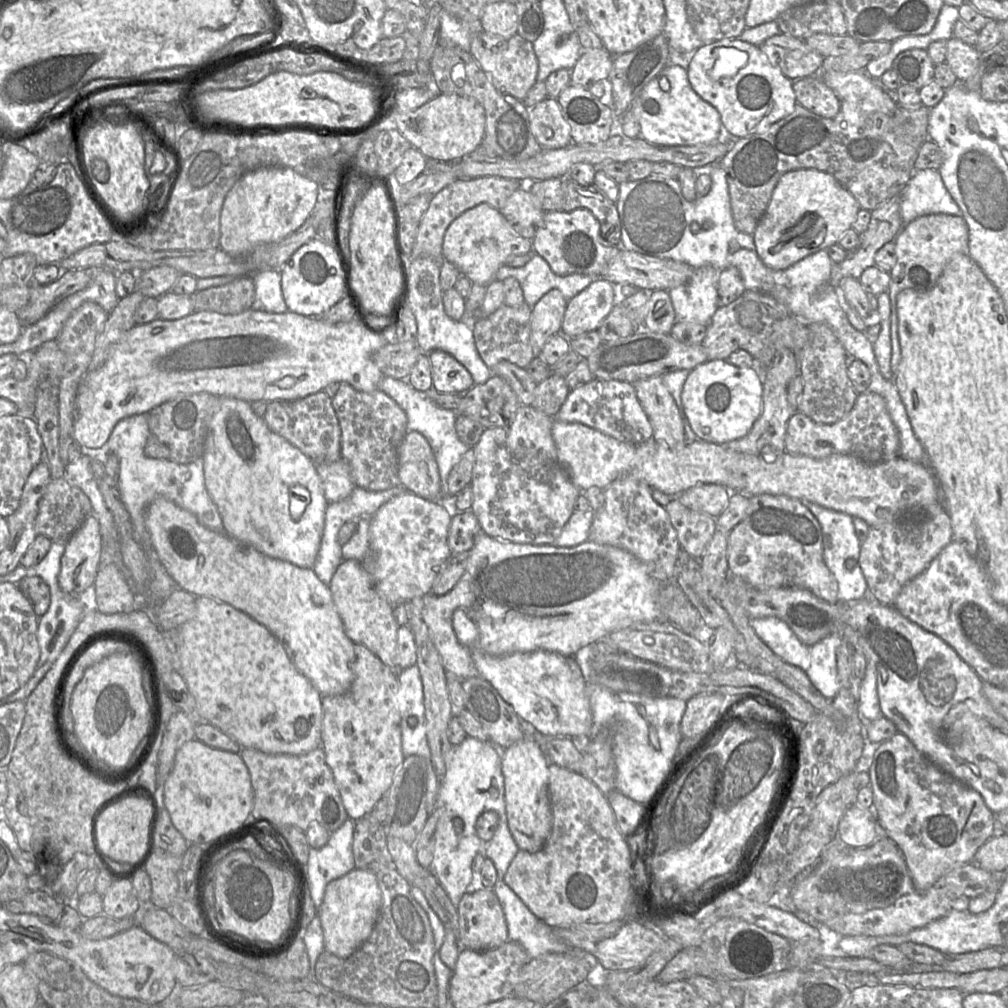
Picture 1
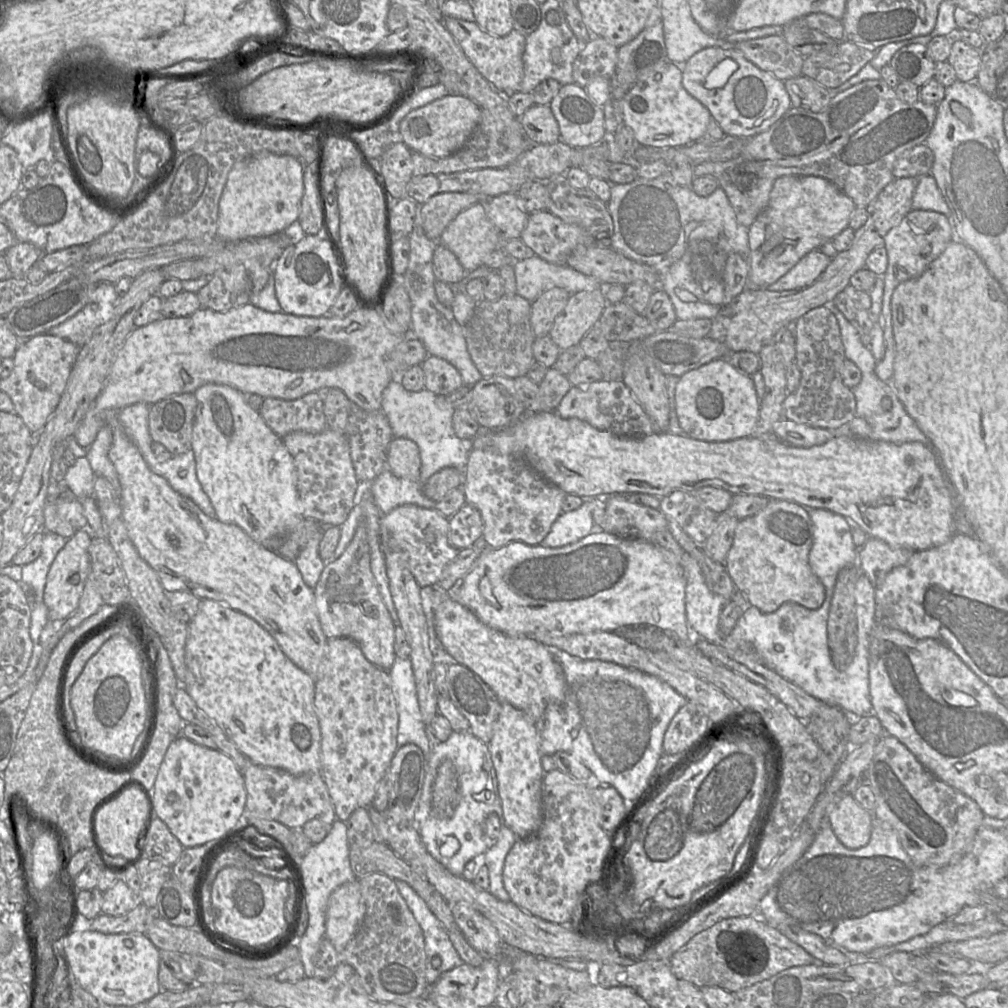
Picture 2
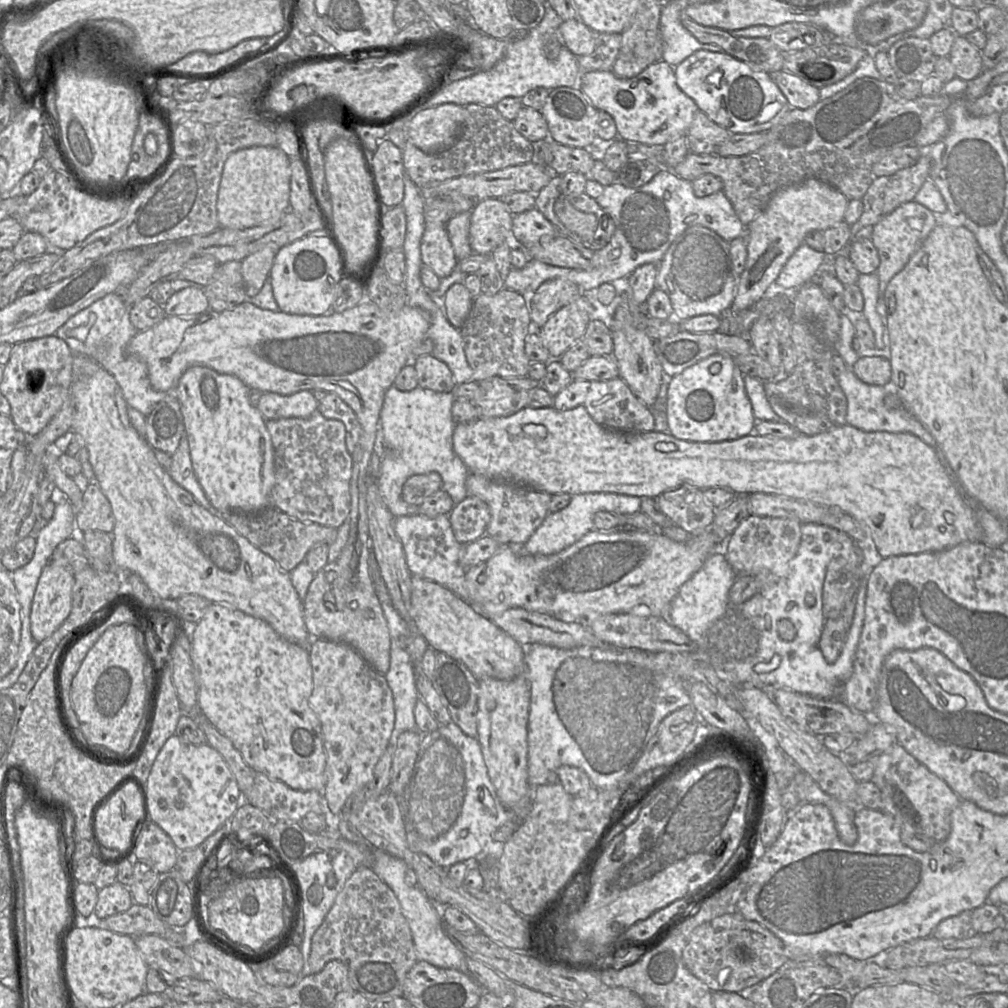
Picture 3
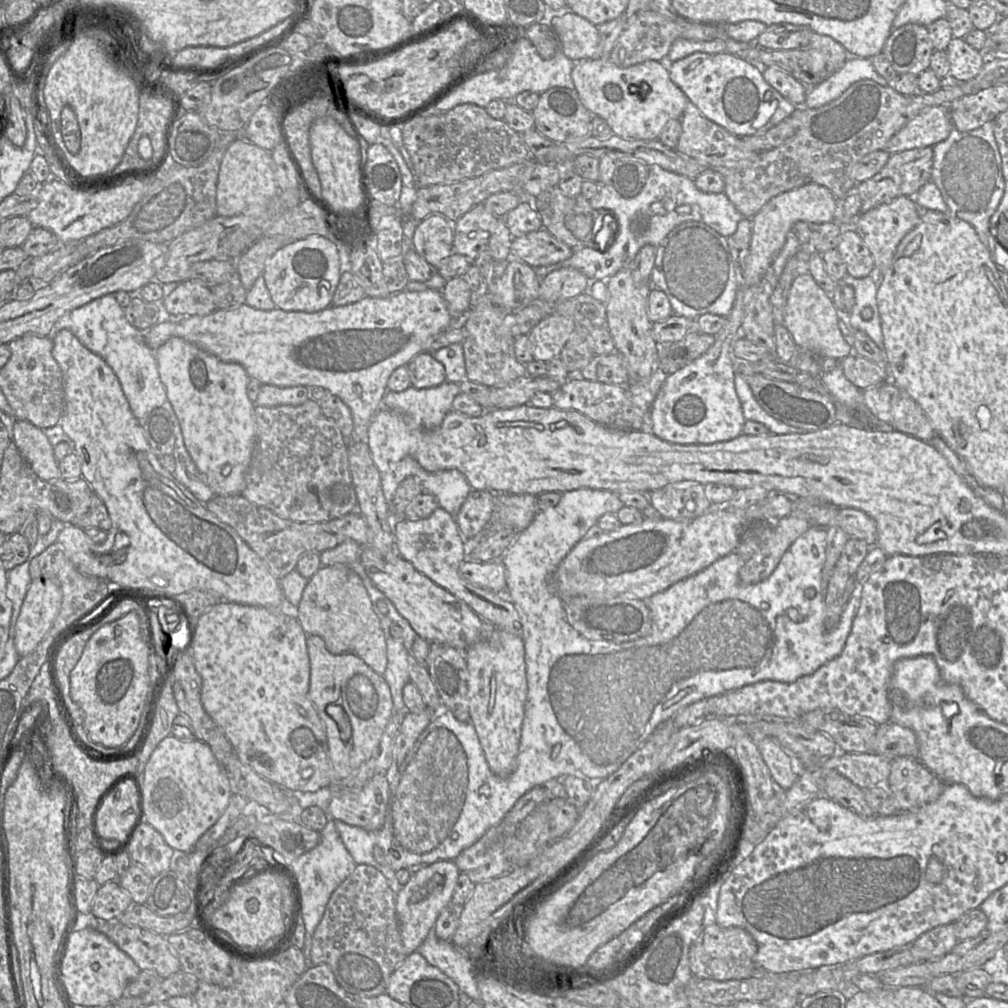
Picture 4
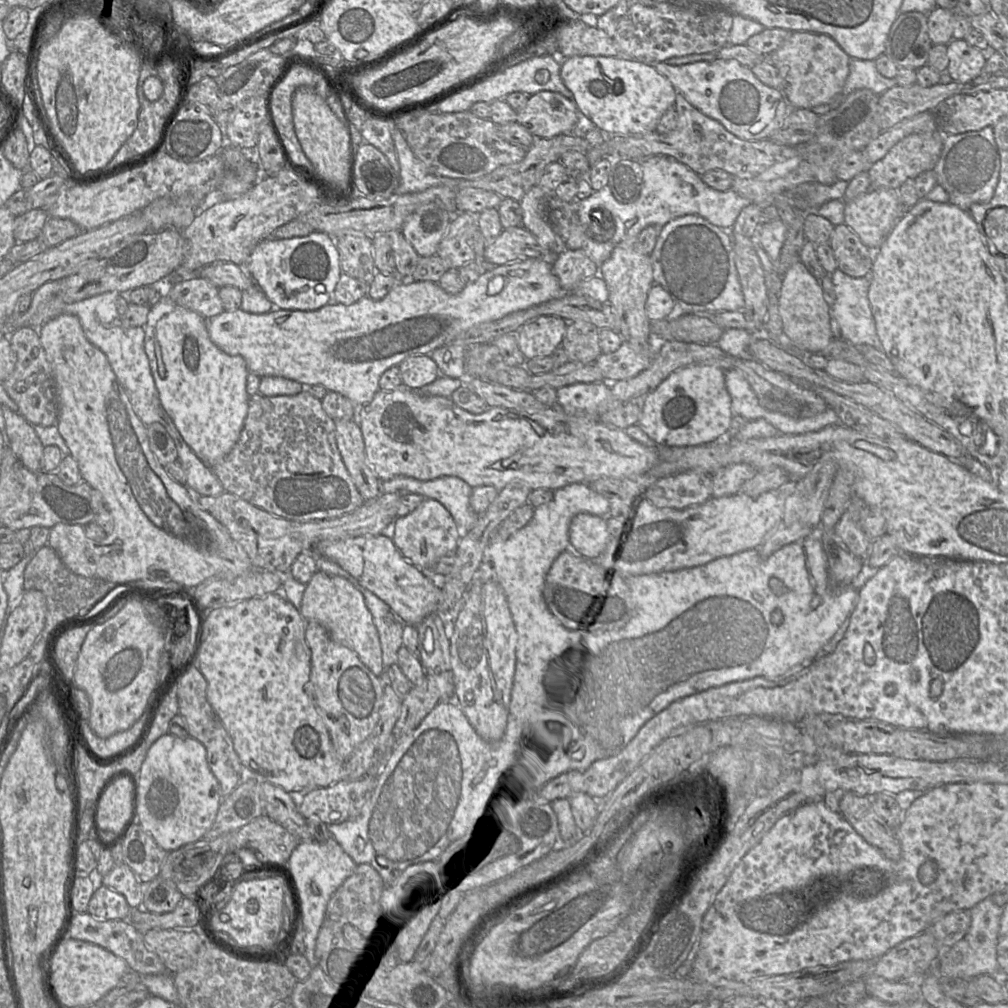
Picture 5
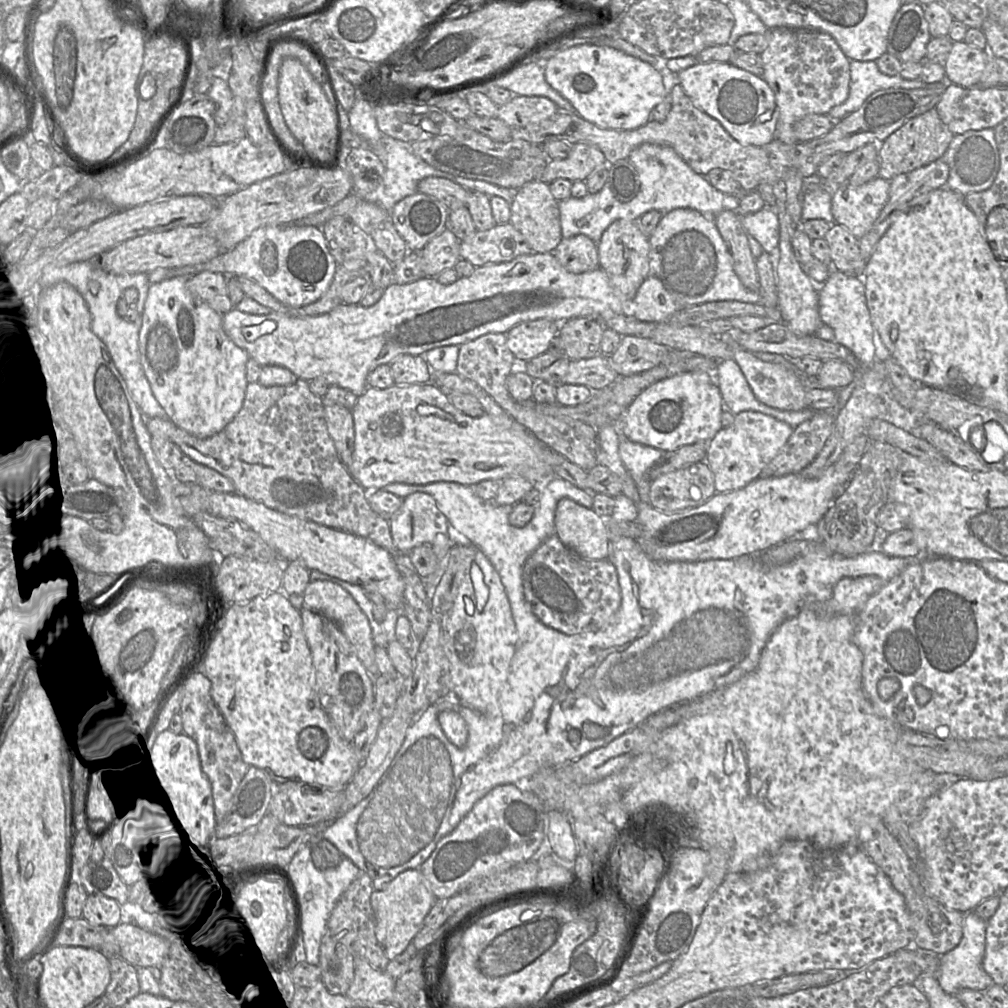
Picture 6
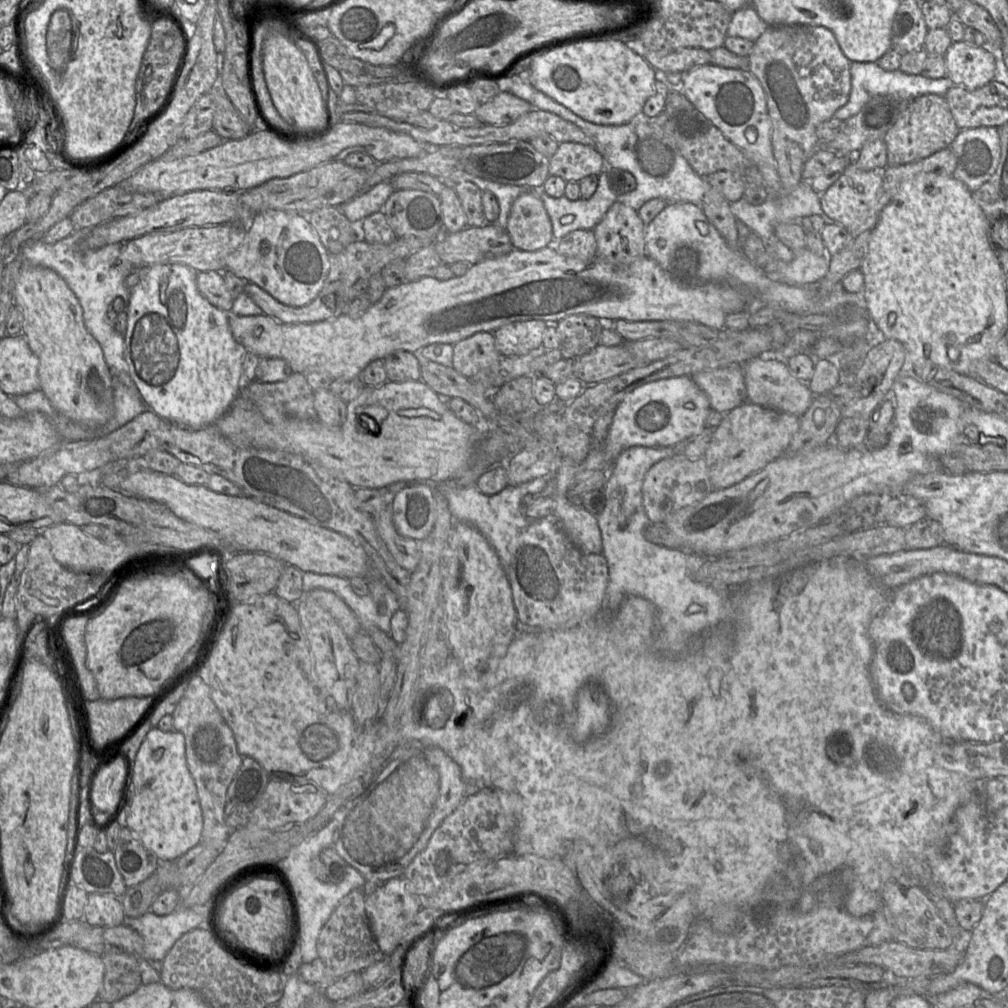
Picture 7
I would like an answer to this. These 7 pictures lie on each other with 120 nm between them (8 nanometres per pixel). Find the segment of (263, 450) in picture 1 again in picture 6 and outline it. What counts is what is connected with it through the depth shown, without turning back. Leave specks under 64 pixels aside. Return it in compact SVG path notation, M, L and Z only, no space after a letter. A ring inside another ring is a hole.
M177 276L150 284L139 331L139 354L151 391L167 417L179 428L198 438L223 430L241 410L248 382L248 353L225 333L220 313L196 298L187 288L189 277Z

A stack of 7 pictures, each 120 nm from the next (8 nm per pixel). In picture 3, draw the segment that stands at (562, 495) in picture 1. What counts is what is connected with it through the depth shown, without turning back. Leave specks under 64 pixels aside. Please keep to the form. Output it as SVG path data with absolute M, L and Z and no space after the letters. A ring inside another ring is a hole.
M469 473L466 480L468 495L474 495L487 503L491 520L487 534L503 546L523 546L550 513L552 495L528 487L488 479Z

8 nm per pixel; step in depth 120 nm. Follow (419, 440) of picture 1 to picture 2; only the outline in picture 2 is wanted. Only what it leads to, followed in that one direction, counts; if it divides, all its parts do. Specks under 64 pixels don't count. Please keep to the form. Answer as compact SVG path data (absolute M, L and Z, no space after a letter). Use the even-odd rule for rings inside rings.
M393 438L387 449L386 469L409 481L418 481L421 459L418 446L407 438Z

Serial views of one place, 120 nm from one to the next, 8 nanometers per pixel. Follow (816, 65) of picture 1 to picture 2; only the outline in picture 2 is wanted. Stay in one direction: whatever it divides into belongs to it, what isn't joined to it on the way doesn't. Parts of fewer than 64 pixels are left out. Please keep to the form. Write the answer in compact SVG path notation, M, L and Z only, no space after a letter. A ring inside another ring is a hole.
M781 33L743 40L734 46L747 60L780 80L784 81L802 75L805 57L796 52Z

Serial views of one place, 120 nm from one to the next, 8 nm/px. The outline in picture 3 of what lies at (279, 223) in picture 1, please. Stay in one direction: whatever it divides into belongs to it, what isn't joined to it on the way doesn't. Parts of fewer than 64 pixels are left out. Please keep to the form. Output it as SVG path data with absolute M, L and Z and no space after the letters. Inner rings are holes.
M257 146L257 147L241 149L236 152L231 153L224 164L220 187L218 191L218 197L217 197L217 214L218 214L219 226L221 228L243 230L243 229L256 227L256 226L261 226L263 224L269 224L269 223L276 222L277 220L279 220L280 217L285 212L290 211L290 204L289 204L290 176L291 176L291 170L290 170L289 157L276 146L274 147Z

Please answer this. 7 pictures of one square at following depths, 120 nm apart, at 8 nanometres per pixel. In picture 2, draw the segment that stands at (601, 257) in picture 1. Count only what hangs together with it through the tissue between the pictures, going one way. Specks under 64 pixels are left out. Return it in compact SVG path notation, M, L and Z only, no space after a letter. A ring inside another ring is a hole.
M537 211L529 214L520 239L535 255L558 266L566 265L569 255L579 244L595 246L593 239L584 230L576 225L564 222L549 211Z

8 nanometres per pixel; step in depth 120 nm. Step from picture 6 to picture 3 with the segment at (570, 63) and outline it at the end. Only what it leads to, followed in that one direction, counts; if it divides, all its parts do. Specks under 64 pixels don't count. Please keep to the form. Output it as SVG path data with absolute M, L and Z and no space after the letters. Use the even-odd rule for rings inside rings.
M664 60L649 65L636 77L621 79L612 71L592 71L581 77L581 91L598 111L604 111L615 121L618 138L627 143L664 145L680 136L686 136L699 108L677 85L674 67Z

